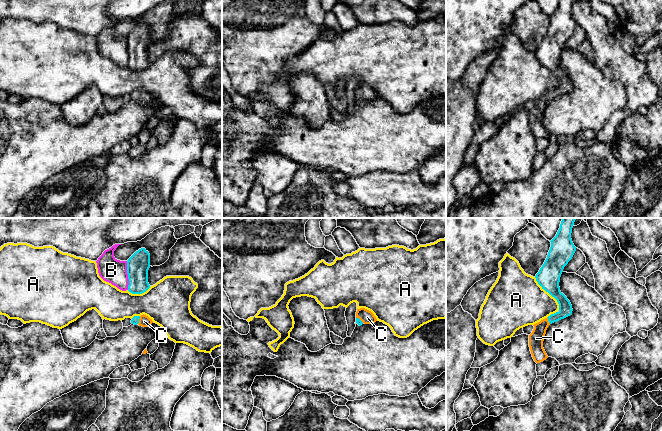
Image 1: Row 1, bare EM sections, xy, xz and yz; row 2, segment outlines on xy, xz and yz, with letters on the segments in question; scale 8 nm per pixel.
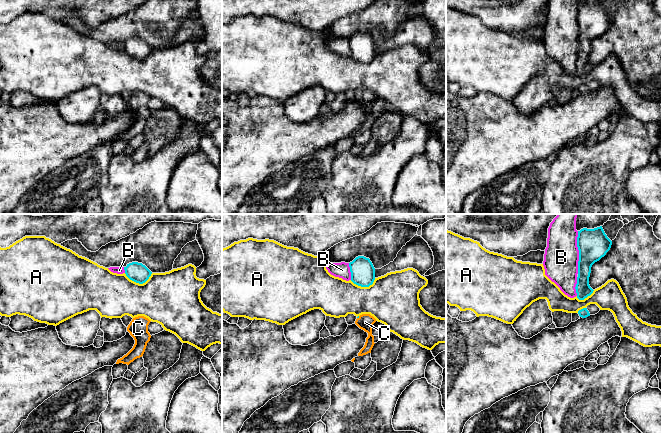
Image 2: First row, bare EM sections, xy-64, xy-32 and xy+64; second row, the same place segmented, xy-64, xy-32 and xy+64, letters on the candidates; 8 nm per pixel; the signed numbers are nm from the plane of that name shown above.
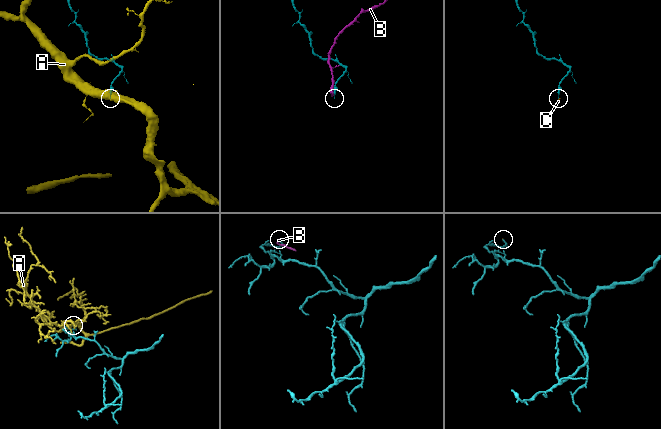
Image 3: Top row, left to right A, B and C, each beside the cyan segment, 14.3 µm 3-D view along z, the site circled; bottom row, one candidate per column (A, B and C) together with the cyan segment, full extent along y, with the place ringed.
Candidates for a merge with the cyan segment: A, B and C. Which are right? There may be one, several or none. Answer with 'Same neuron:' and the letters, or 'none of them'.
Same neuron: C

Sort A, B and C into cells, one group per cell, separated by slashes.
A / B / C

